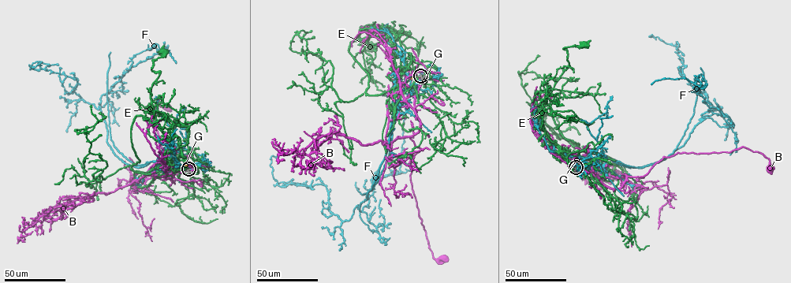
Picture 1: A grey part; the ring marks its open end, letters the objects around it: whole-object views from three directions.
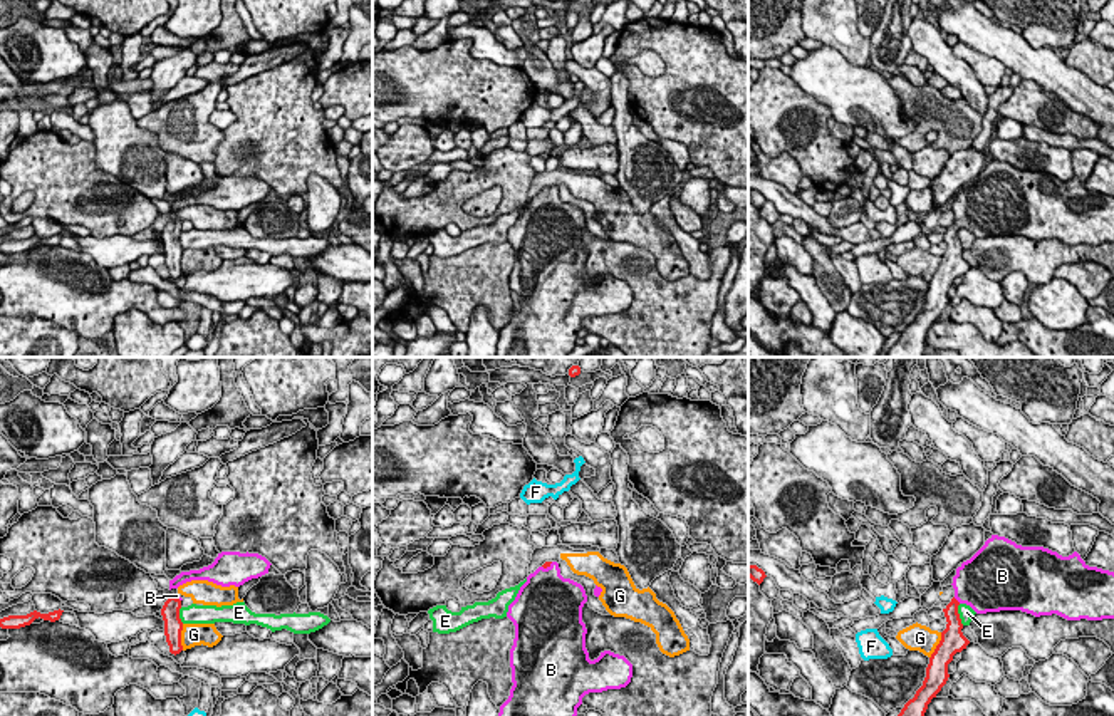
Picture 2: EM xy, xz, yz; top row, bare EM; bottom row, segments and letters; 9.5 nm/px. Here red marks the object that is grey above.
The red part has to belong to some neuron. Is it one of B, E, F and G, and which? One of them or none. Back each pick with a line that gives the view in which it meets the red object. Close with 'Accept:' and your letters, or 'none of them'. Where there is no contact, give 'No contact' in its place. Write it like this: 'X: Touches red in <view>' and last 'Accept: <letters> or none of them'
B: Touches red in yz
Accept: B

